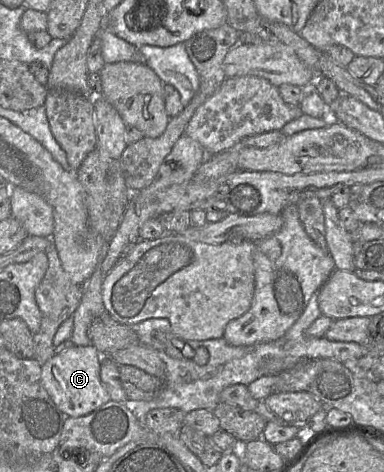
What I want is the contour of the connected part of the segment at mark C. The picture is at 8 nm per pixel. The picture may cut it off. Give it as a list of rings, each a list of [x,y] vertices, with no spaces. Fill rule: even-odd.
[[[92,344],[73,346],[60,354],[55,354],[42,366],[42,384],[54,404],[67,417],[87,415],[112,400],[100,380],[102,357]]]

